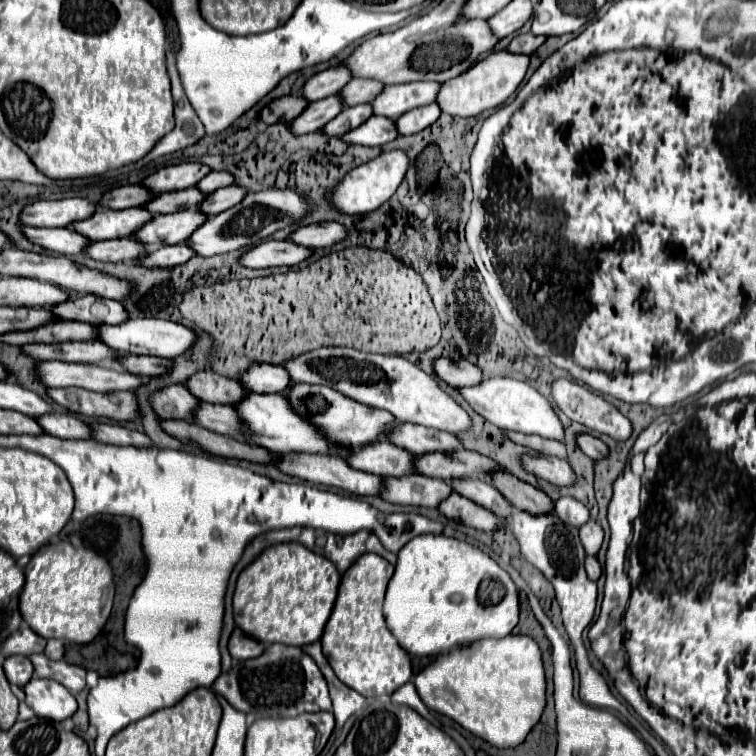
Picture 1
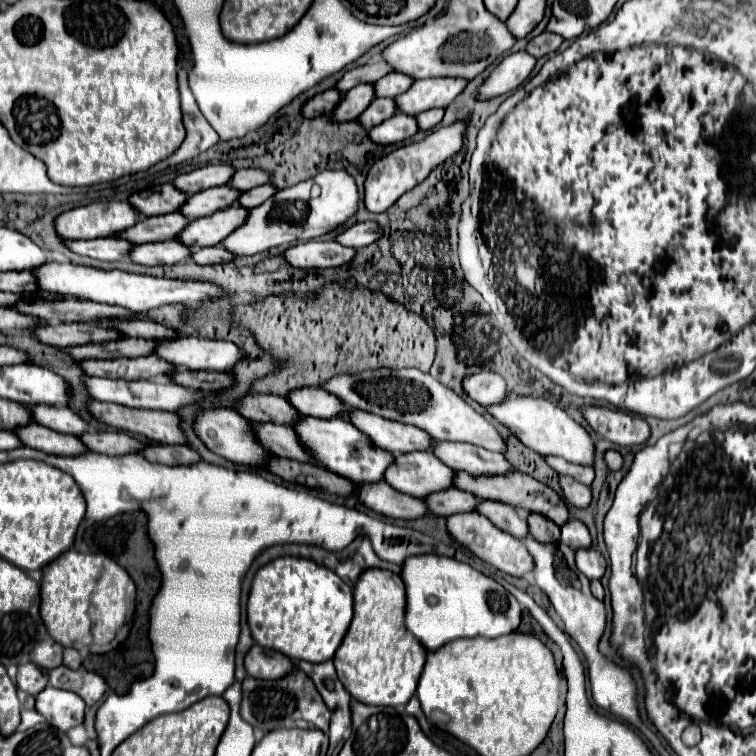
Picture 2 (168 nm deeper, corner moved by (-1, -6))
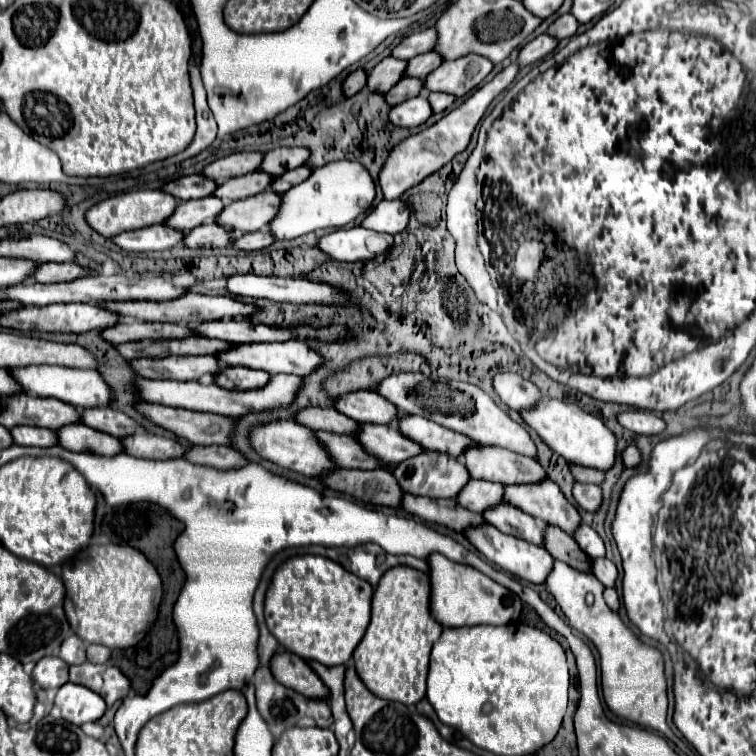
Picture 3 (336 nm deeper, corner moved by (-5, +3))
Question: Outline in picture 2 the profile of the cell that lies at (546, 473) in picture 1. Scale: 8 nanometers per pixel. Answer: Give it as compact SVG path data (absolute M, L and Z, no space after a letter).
M559 476L561 488L565 490L565 500L577 508L587 508L591 504L591 488L571 480L571 476Z

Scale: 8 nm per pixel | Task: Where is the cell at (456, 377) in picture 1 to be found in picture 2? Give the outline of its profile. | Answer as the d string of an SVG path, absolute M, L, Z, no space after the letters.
M479 372L475 376L467 376L463 380L463 388L475 402L479 402L485 408L501 404L509 396L505 380L495 372Z

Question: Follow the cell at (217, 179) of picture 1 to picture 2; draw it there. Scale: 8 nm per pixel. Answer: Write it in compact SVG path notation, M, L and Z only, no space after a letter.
M247 168L247 170L237 170L233 180L229 182L229 186L233 188L239 188L241 192L247 192L255 186L263 186L271 180L271 174L261 170L261 168Z

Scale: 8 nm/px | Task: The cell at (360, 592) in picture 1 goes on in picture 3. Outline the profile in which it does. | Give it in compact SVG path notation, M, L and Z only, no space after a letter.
M391 567L375 587L371 623L353 651L355 671L371 693L403 705L417 703L425 697L429 653L441 631L443 627L429 615L427 575L409 567Z

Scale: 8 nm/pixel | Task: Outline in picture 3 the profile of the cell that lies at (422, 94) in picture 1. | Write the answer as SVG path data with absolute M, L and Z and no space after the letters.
M465 55L463 59L443 61L425 77L425 89L429 93L449 93L463 97L475 89L491 69L491 61L481 55Z

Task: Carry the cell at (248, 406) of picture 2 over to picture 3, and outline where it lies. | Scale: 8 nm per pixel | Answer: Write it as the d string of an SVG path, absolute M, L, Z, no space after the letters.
M305 407L297 411L295 421L299 425L307 425L309 429L321 429L321 431L345 433L345 435L355 435L359 429L357 421L347 419L345 415L337 413L331 407Z

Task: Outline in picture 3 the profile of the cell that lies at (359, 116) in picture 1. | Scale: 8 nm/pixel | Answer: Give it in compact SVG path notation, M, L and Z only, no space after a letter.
M403 77L399 83L395 83L395 87L391 87L391 91L385 93L385 101L389 103L389 107L395 107L411 97L417 97L421 91L423 91L423 79Z

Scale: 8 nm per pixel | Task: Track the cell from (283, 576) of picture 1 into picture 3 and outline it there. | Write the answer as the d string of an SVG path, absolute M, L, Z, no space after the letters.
M297 555L277 567L267 593L265 593L265 623L267 629L275 635L279 645L287 651L301 655L305 661L313 659L325 665L343 665L351 659L353 649L357 647L363 631L369 625L371 617L371 595L373 589L367 581L345 571L337 563L319 555Z

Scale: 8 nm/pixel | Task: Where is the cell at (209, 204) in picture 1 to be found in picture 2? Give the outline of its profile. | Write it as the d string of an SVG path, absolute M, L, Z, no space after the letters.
M271 184L257 186L257 188L253 188L253 190L243 192L243 196L239 198L239 204L245 206L245 208L255 208L255 206L263 204L263 200L269 200L275 192L277 192L277 188L275 188L275 186L271 188Z

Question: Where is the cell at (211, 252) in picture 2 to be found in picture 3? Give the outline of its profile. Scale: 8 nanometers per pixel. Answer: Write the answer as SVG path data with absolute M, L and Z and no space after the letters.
M261 229L261 231L255 231L255 233L243 233L241 237L233 239L231 247L235 249L241 249L241 251L257 251L257 249L263 249L267 245L271 245L275 239L269 235L267 229Z

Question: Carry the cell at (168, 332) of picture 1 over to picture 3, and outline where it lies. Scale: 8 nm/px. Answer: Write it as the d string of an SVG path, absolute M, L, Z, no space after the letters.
M287 341L287 343L243 343L231 345L231 351L219 351L215 355L219 359L219 367L251 367L261 369L271 375L275 373L291 373L291 375L309 375L323 359L311 351L303 341Z

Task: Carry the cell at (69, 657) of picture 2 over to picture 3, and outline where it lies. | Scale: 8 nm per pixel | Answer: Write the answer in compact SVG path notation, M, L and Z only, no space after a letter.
M89 645L87 647L87 661L89 663L107 663L111 651L103 645Z

